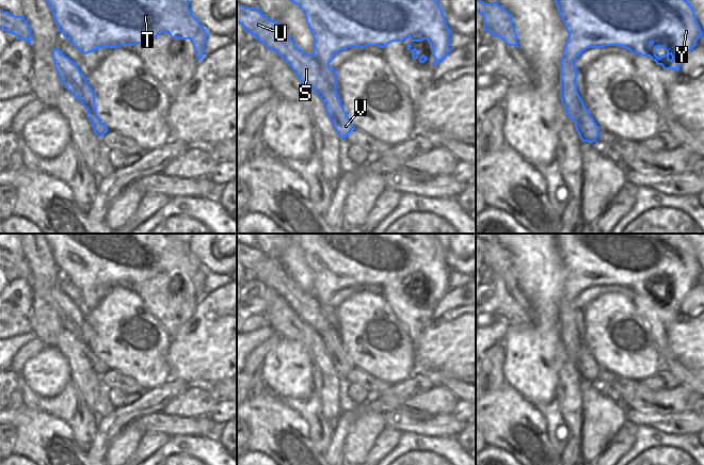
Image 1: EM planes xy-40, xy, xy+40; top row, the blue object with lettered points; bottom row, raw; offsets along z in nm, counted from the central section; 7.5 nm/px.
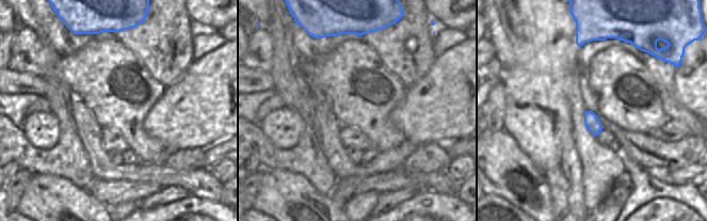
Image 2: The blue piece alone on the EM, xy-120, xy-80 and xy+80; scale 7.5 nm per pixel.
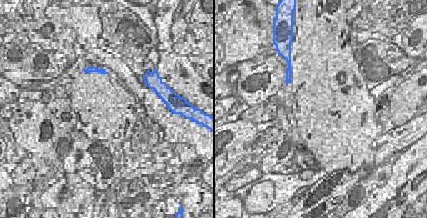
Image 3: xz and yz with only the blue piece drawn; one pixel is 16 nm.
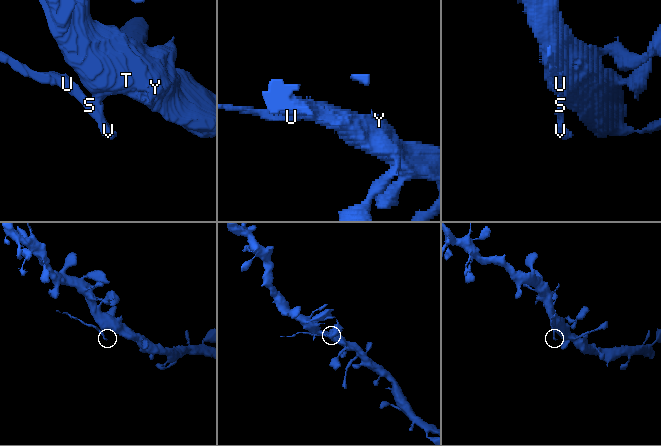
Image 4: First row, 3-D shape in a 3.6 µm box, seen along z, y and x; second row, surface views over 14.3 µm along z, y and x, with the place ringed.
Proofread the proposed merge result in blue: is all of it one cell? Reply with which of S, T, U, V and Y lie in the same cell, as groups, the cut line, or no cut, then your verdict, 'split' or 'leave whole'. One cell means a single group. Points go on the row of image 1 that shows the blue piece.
groups S U V / T Y; cut xy (312, 54), (322, 66), (329, 67); split

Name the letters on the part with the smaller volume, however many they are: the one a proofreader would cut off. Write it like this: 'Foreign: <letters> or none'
Foreign: S, U, V

